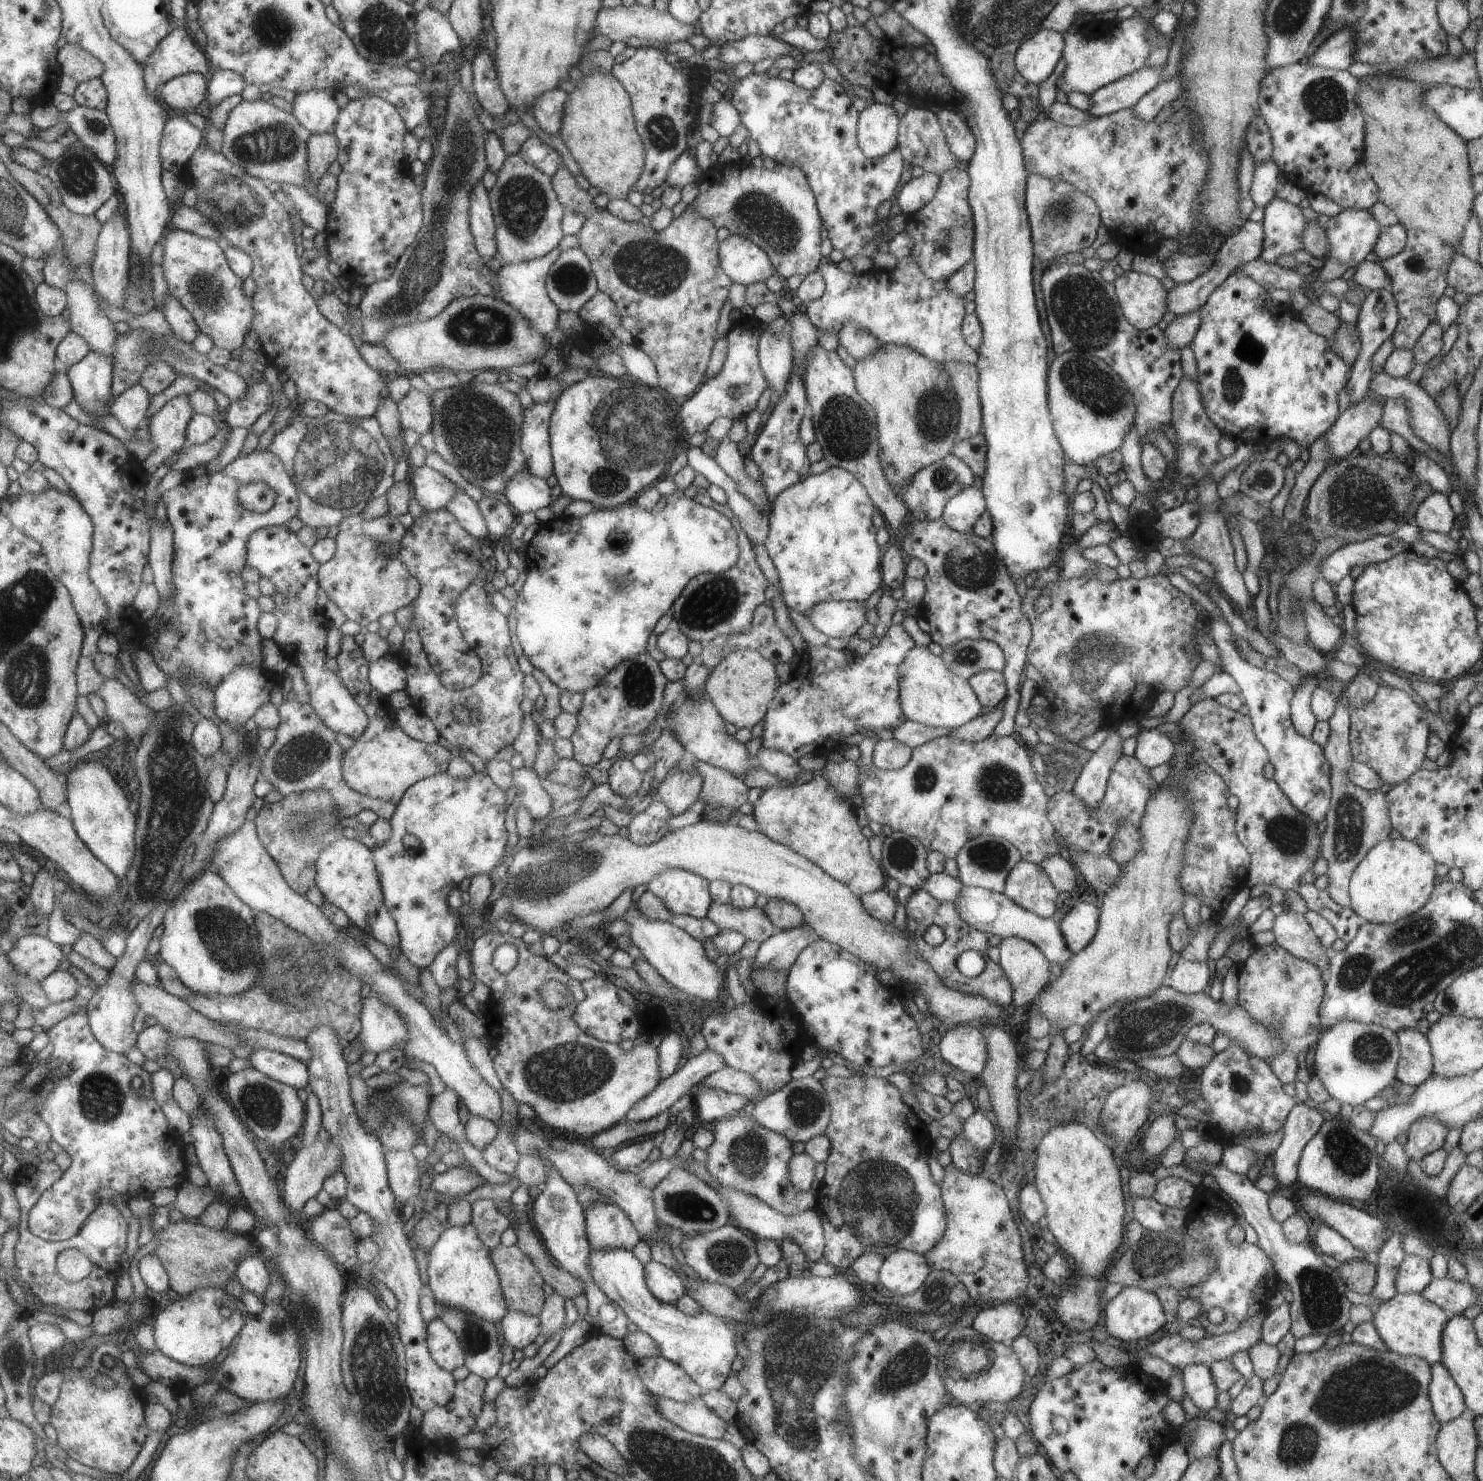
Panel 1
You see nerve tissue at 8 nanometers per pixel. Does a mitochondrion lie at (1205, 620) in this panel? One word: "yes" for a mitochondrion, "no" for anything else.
no

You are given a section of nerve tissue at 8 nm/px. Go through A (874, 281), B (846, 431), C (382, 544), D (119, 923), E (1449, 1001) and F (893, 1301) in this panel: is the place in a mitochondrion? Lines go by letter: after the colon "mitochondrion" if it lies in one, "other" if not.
A: other
B: mitochondrion
C: mitochondrion
D: other
E: mitochondrion
F: other

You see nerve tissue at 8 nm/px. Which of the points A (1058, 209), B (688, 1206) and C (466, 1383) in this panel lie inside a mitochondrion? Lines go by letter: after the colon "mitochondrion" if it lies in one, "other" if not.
A: mitochondrion
B: mitochondrion
C: other

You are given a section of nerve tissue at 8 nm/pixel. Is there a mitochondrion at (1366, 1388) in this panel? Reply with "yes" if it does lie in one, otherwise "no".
yes

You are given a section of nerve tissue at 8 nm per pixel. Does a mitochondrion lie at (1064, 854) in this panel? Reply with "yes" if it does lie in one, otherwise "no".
no

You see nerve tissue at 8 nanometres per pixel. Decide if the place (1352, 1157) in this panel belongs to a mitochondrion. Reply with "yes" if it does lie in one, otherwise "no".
yes

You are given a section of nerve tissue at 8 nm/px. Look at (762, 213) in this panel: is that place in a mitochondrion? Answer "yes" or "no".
yes

